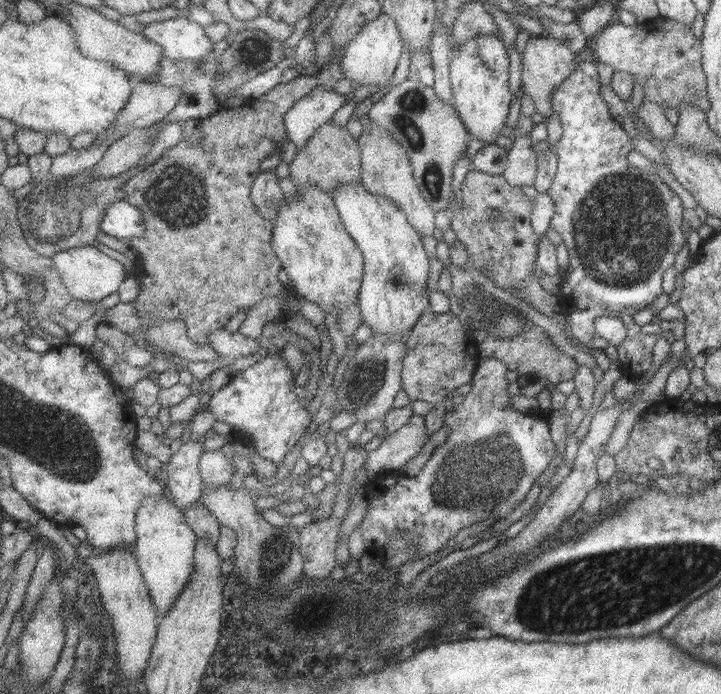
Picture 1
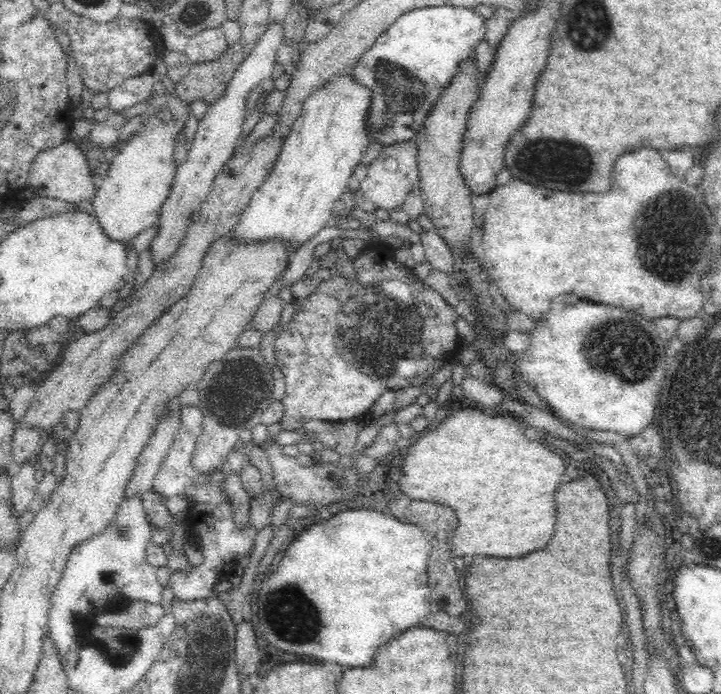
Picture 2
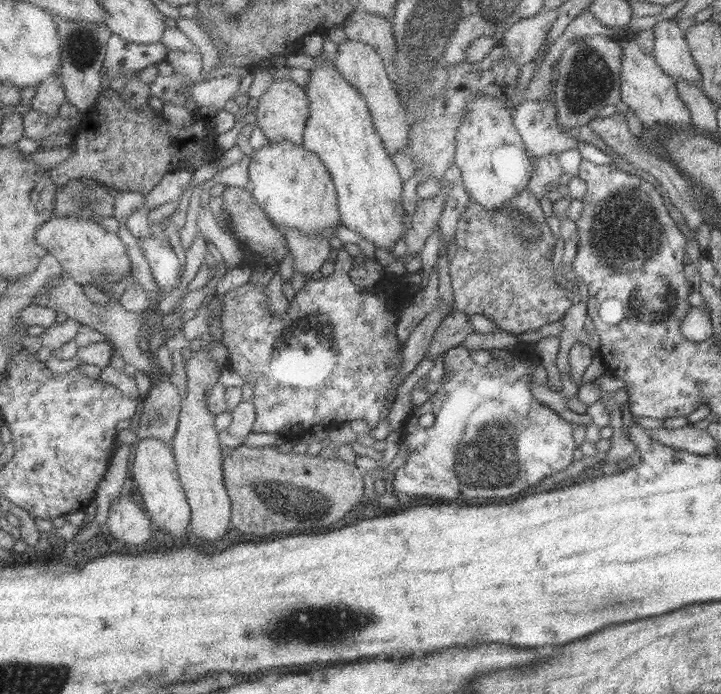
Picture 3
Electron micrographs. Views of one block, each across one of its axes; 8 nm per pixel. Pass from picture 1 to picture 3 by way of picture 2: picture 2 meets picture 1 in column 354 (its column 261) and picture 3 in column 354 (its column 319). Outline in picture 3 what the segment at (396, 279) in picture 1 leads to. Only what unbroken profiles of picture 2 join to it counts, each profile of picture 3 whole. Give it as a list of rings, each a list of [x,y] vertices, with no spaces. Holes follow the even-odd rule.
[[[323,54],[319,56],[322,59],[320,62],[321,65],[315,66],[313,70],[309,71],[310,80],[307,81],[307,86],[305,86],[307,95],[309,95],[309,100],[311,101],[311,116],[307,121],[307,128],[304,134],[304,146],[307,150],[311,150],[319,155],[319,158],[323,161],[323,164],[326,164],[327,168],[330,169],[331,176],[334,178],[334,182],[336,187],[338,188],[338,197],[339,197],[339,208],[343,221],[343,225],[354,231],[355,233],[359,233],[366,240],[373,243],[375,250],[393,250],[393,246],[395,242],[401,238],[402,235],[405,234],[405,228],[403,226],[402,217],[406,215],[406,212],[403,210],[403,206],[401,205],[401,180],[399,179],[399,175],[395,169],[395,165],[391,161],[391,153],[387,150],[387,146],[382,139],[382,136],[378,133],[378,129],[374,123],[374,117],[371,114],[371,110],[368,106],[368,102],[366,97],[363,96],[359,89],[355,88],[353,84],[349,80],[346,79],[345,76],[341,72],[339,72],[339,68],[337,68],[337,64],[334,63],[334,60],[329,58]]]

